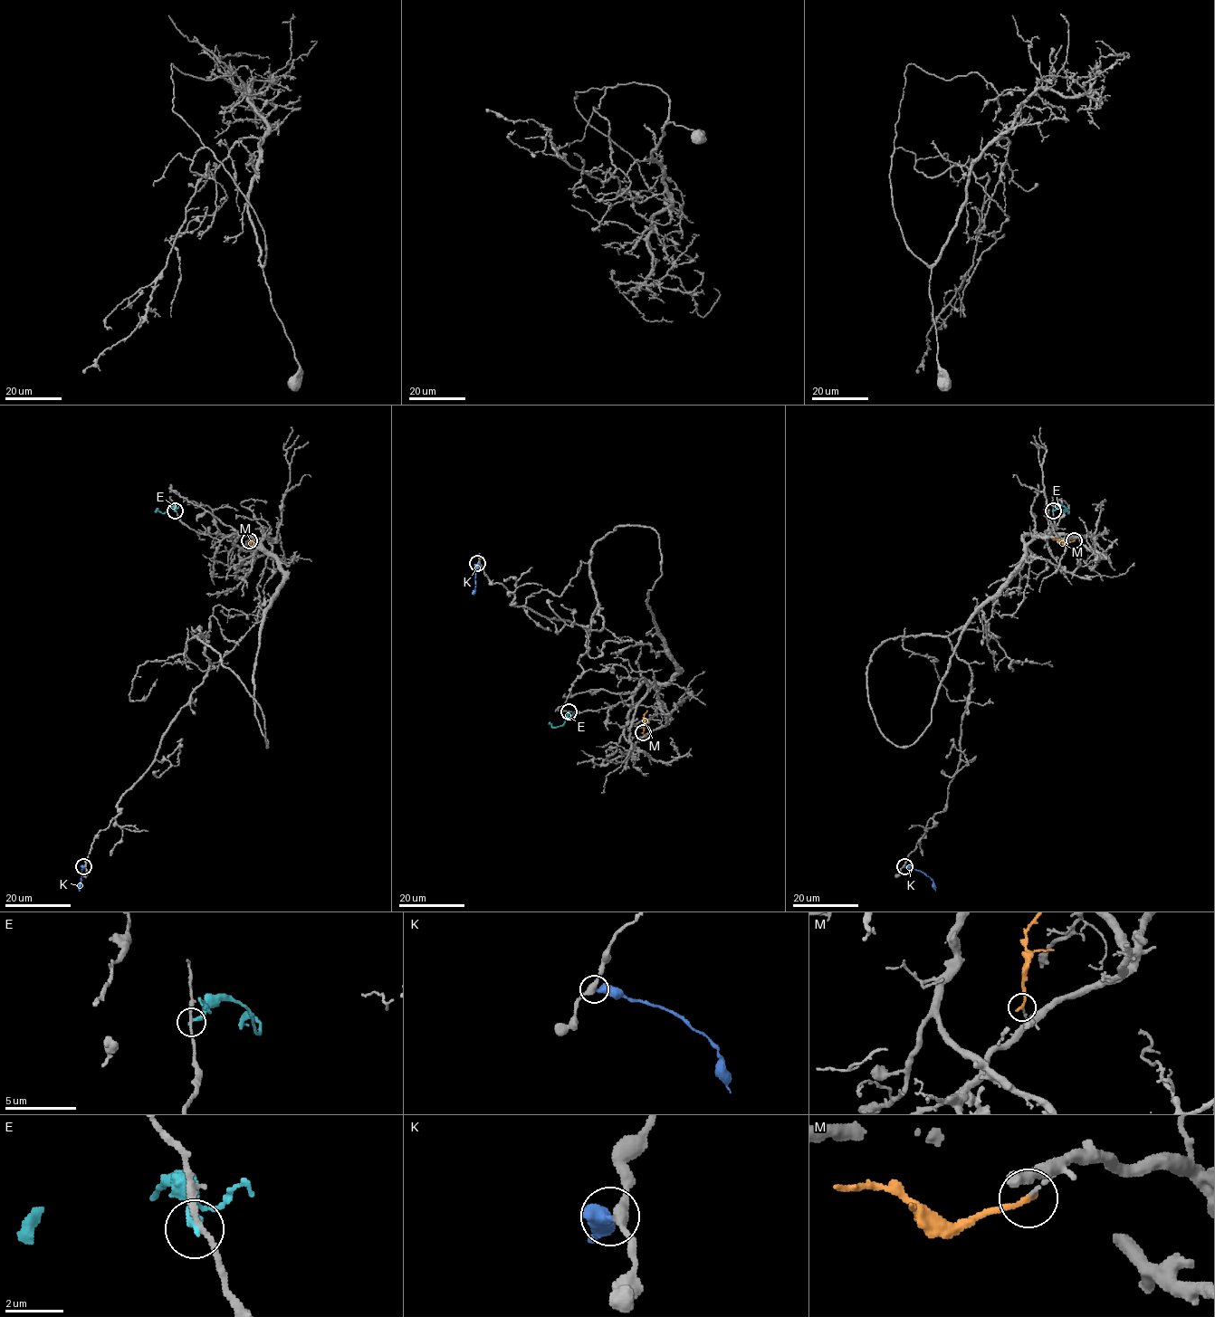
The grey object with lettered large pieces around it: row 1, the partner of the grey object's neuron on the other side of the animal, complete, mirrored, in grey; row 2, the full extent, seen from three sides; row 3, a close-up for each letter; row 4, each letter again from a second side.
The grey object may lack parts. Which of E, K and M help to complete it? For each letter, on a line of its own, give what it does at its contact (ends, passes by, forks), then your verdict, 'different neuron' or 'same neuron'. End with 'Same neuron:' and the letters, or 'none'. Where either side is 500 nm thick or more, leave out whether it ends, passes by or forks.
E: it ends there; different neuron
K: it ends there; same neuron
M: it ends there; different neuron
Same neuron: K

